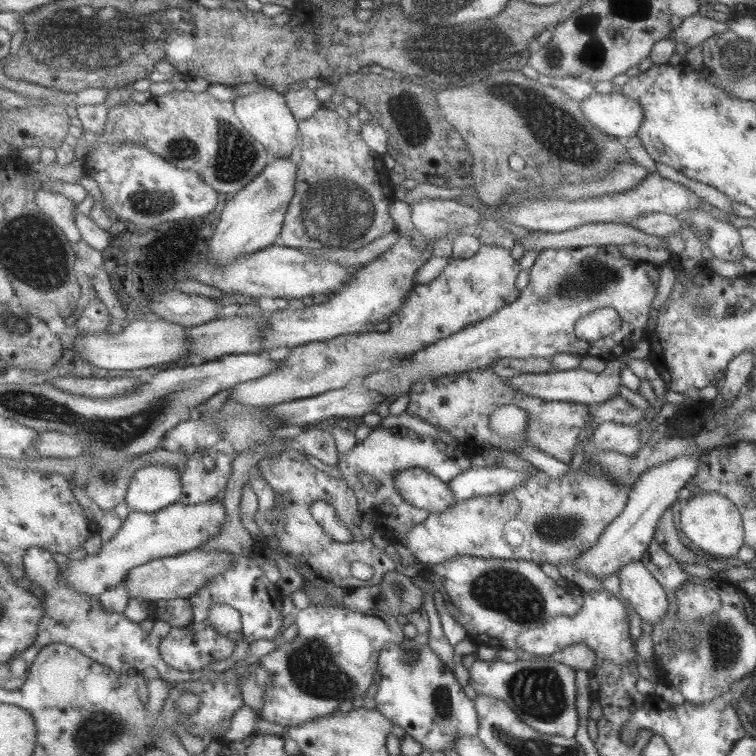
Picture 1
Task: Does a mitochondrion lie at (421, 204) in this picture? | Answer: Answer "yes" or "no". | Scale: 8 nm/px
no

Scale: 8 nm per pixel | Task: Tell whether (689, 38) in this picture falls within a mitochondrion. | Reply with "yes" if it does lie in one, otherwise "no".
no

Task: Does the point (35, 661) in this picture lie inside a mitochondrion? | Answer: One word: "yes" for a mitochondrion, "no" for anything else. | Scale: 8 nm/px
no

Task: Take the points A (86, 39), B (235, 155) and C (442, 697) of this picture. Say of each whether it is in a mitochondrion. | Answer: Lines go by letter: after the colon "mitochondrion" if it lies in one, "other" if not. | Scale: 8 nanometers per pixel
A: mitochondrion
B: mitochondrion
C: mitochondrion

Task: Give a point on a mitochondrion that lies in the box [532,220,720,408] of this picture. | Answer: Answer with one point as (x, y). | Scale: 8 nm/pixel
(588, 276)

